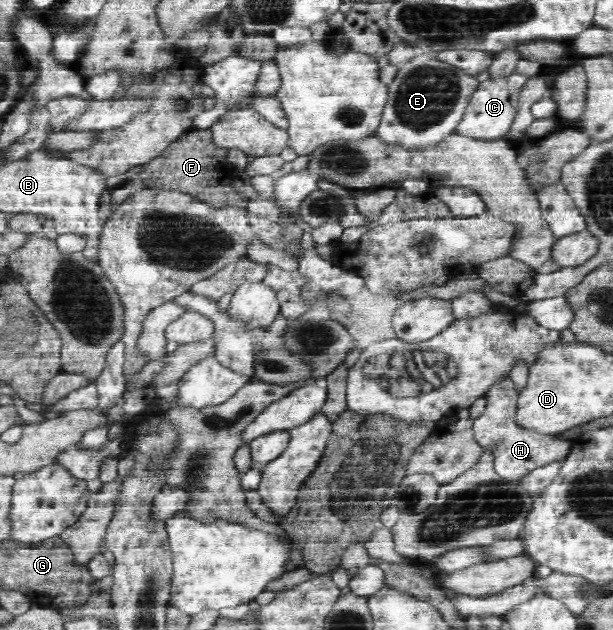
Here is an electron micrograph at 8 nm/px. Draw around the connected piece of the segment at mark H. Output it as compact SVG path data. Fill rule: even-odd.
M508 378L497 382L489 388L485 394L487 405L485 410L474 419L472 434L474 440L480 443L482 448L496 448L494 450L494 471L508 481L518 481L522 476L528 474L538 466L550 464L550 462L561 461L566 458L570 451L570 441L562 440L555 435L540 434L535 430L514 428L515 414L519 394L514 383Z

